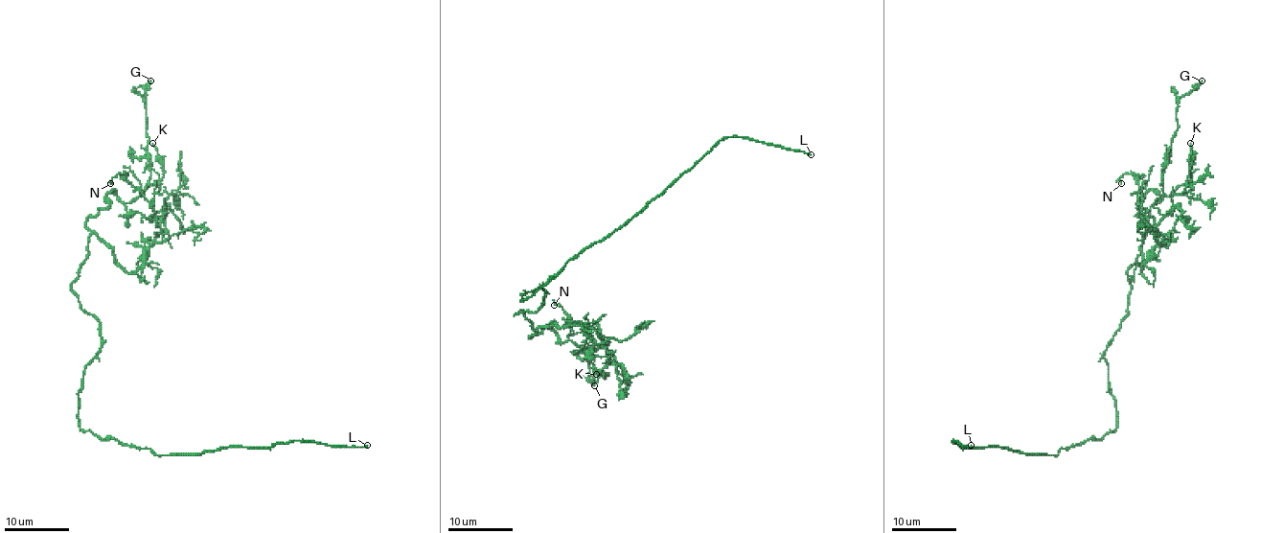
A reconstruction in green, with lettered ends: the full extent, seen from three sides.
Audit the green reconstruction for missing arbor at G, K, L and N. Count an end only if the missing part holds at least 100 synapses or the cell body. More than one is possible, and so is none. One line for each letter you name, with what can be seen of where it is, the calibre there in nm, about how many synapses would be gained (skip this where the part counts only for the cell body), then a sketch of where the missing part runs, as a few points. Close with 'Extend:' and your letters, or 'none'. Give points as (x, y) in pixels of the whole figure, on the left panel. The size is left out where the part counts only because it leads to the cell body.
L: place (367, 445); calibre 160 nm; course (367, 445), (381, 455), (396, 456)
Extend: L

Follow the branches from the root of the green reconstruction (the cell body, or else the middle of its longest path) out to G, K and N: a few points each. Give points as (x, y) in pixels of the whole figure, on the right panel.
G: (1108, 366), (1129, 314), (1128, 269), (1154, 225), (1138, 204), (1150, 190), (1161, 198), (1178, 100), (1202, 81)
K: (1108, 366), (1129, 314), (1128, 269), (1154, 225), (1140, 199), (1187, 183), (1190, 143)
N: (1108, 366), (1129, 314), (1128, 269), (1145, 234), (1142, 272), (1163, 237), (1138, 182), (1123, 173), (1121, 183)

